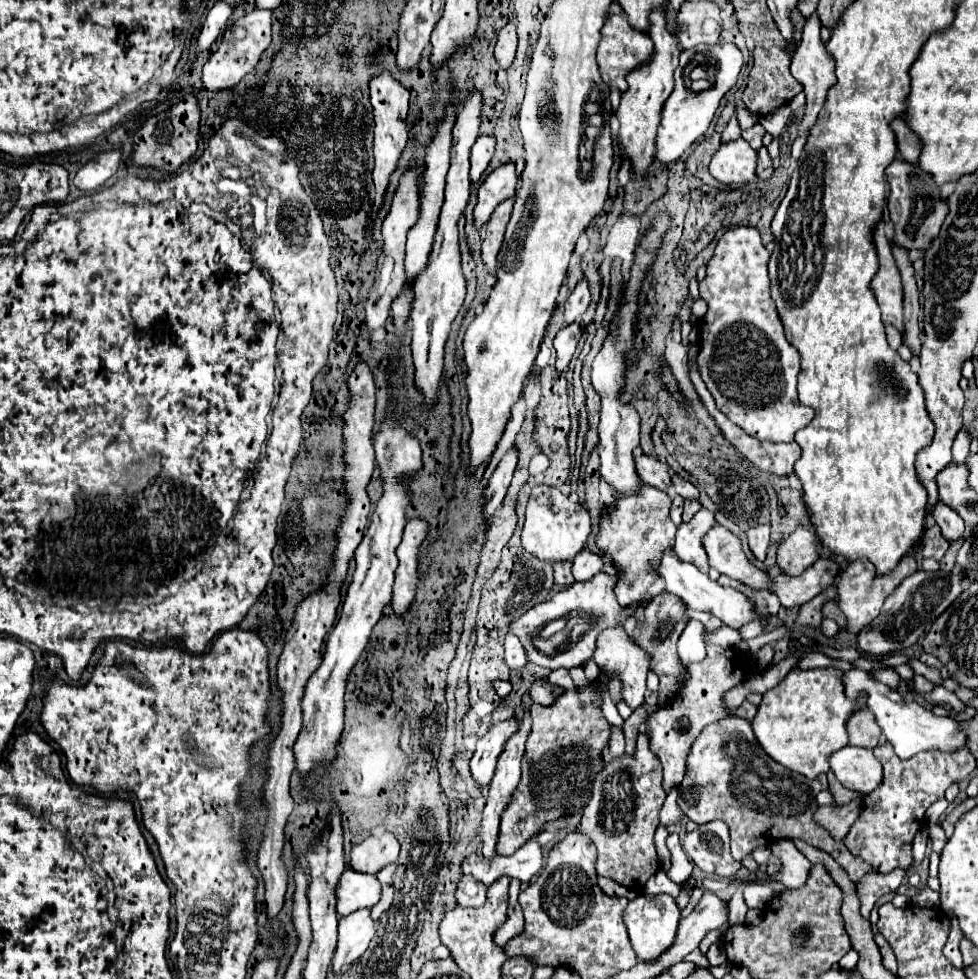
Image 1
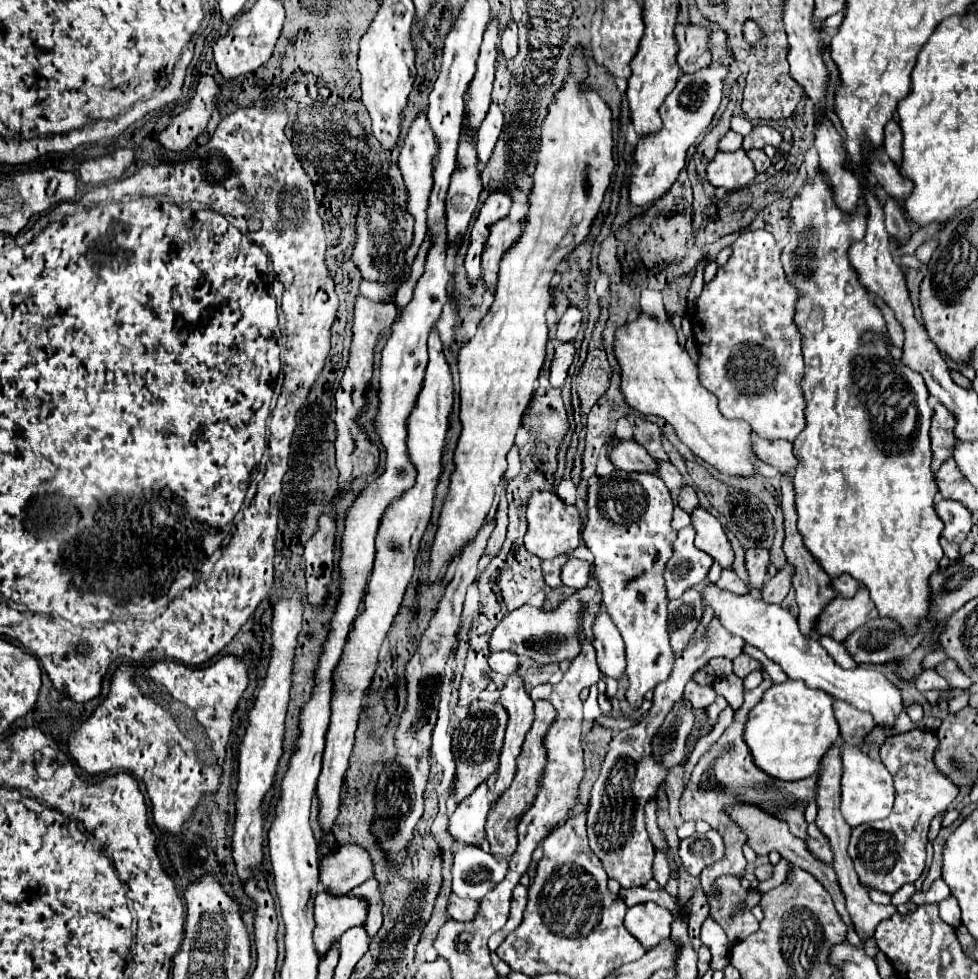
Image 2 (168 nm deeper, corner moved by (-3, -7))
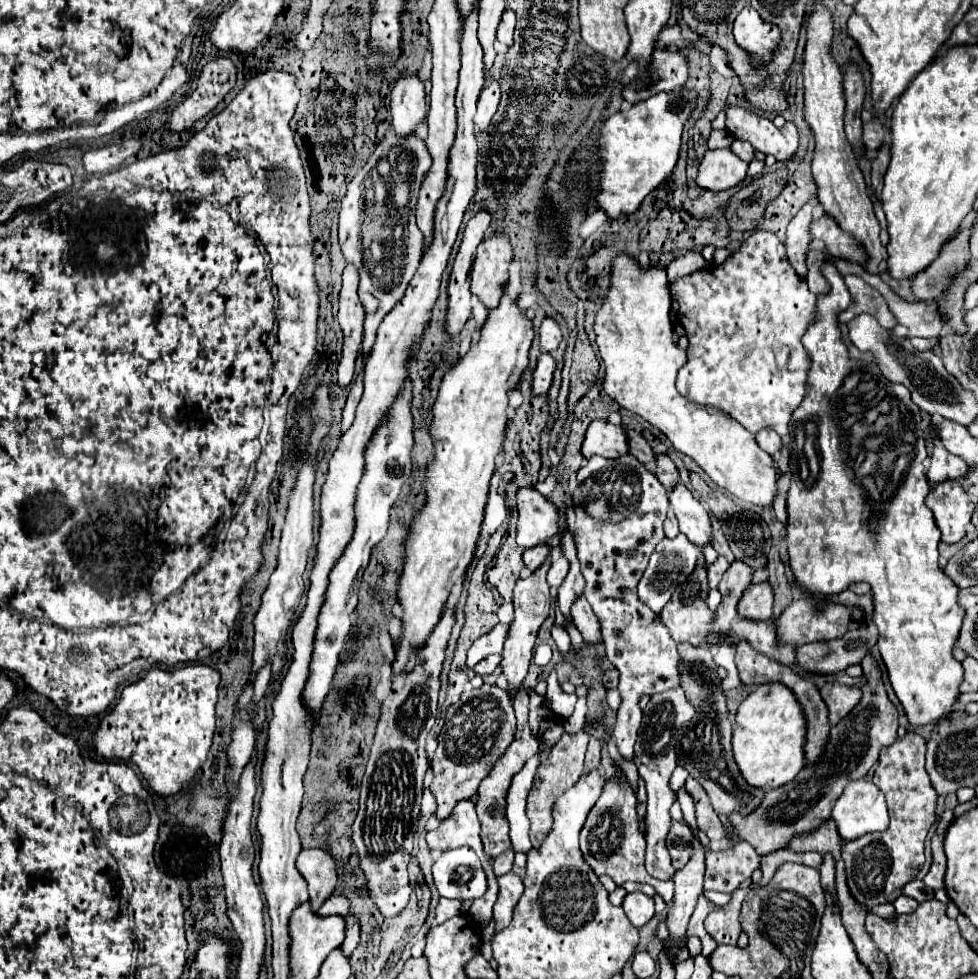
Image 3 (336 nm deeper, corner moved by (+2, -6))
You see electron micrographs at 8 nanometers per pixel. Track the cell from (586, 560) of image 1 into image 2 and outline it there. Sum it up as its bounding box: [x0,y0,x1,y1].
[560,557,590,591]

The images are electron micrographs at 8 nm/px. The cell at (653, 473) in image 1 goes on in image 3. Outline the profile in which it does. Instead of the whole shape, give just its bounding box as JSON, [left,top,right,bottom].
[581,420,629,458]

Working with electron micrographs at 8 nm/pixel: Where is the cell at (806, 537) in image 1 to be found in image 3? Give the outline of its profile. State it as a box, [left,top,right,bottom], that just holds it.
[739,582,775,620]

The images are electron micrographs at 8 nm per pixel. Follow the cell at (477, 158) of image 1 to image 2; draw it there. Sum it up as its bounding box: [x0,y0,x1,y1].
[476,103,502,163]

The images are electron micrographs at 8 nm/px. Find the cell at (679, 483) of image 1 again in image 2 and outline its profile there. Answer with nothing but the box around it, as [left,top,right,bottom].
[658,461,684,497]

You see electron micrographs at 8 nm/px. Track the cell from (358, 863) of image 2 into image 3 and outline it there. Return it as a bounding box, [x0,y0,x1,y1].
[297,848,339,912]

